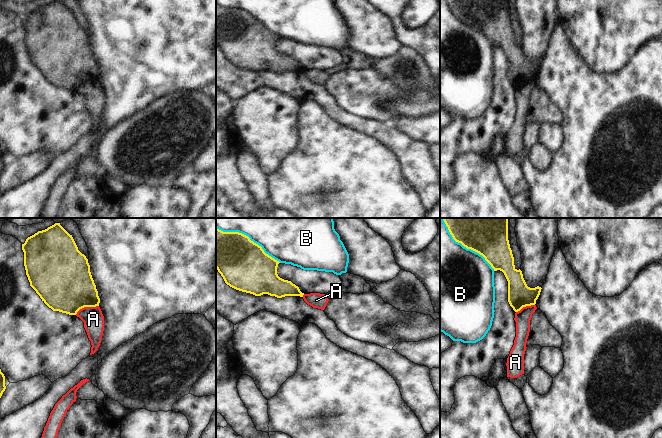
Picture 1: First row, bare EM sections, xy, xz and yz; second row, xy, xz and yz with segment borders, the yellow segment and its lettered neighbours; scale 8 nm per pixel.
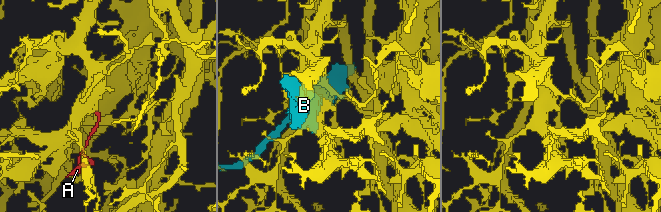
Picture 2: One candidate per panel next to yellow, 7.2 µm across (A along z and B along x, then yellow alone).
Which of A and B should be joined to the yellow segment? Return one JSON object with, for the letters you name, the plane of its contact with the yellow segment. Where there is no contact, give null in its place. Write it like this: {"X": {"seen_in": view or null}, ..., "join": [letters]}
{"join": []}

